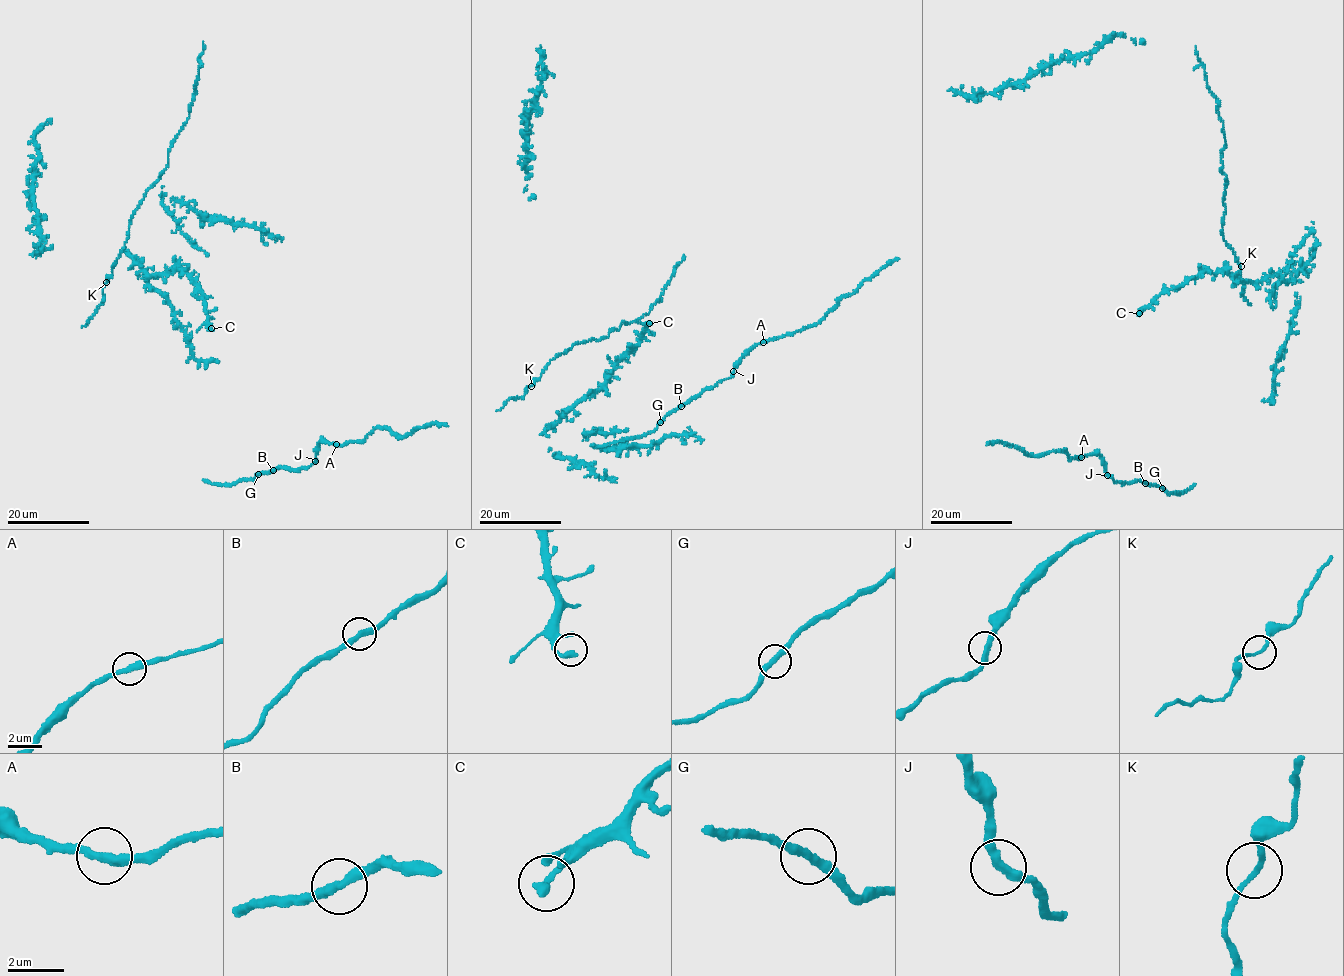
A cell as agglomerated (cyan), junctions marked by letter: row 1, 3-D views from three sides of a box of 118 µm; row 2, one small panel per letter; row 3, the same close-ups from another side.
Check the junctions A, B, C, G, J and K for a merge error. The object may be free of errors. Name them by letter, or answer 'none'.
none

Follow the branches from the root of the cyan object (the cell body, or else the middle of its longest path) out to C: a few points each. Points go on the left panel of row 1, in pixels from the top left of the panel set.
C: (134, 256), (128, 254), (152, 275), (167, 273), (180, 265), (203, 295), (206, 326), (211, 328)

